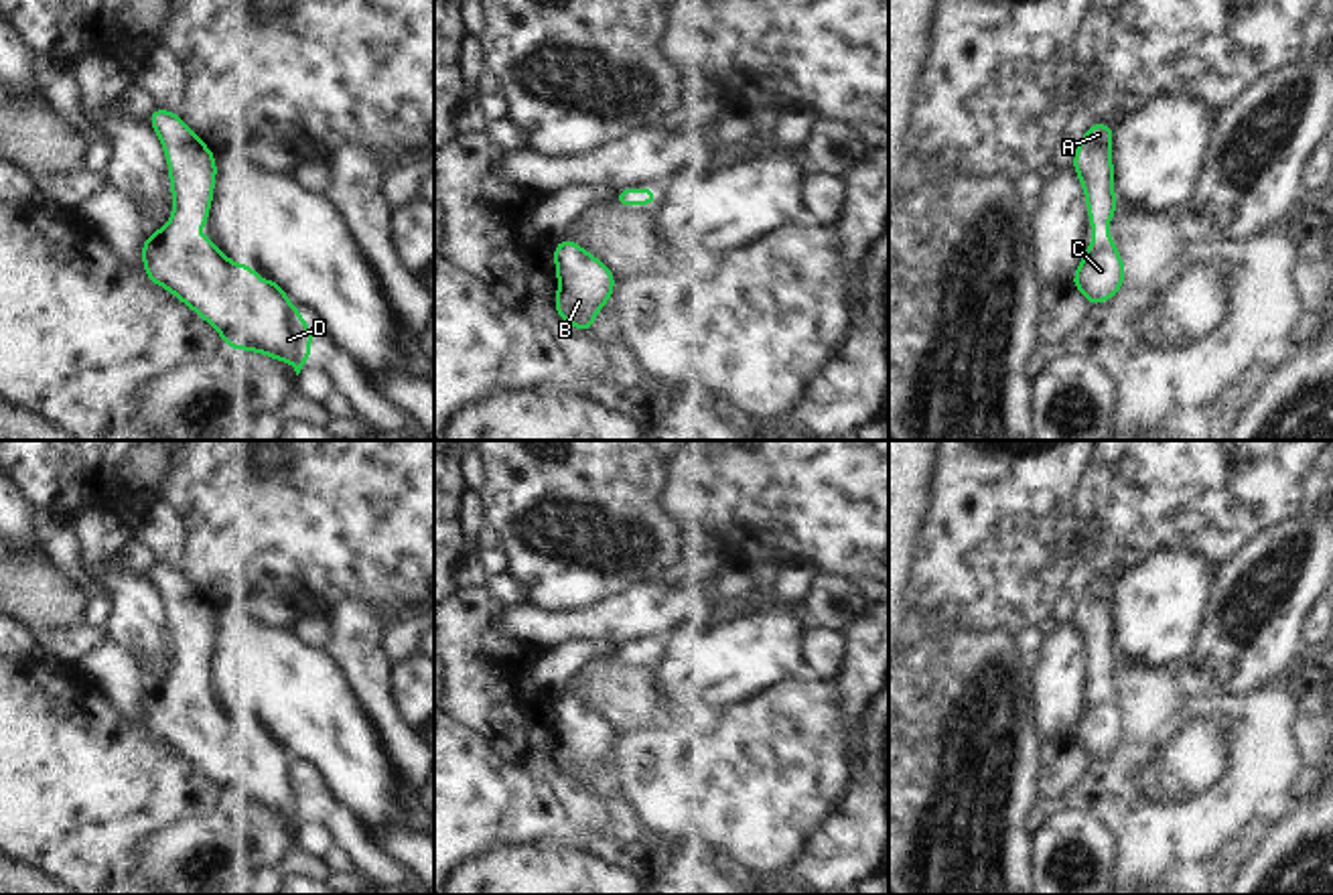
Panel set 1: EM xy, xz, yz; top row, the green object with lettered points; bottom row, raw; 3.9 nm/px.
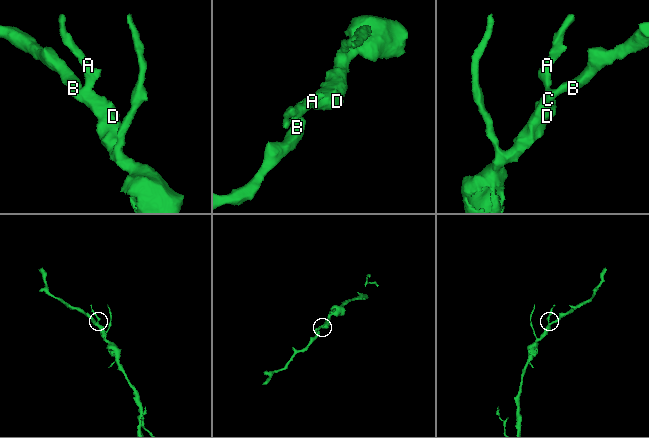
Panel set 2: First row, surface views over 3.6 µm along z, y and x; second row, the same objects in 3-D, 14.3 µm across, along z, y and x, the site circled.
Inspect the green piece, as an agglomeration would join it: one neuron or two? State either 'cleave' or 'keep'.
keep

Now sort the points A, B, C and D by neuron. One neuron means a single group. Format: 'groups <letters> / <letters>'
groups A B C D

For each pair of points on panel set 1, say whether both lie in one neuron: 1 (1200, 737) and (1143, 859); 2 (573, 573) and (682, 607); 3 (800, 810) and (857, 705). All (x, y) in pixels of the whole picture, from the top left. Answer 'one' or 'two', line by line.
1: two
2: two
3: two

